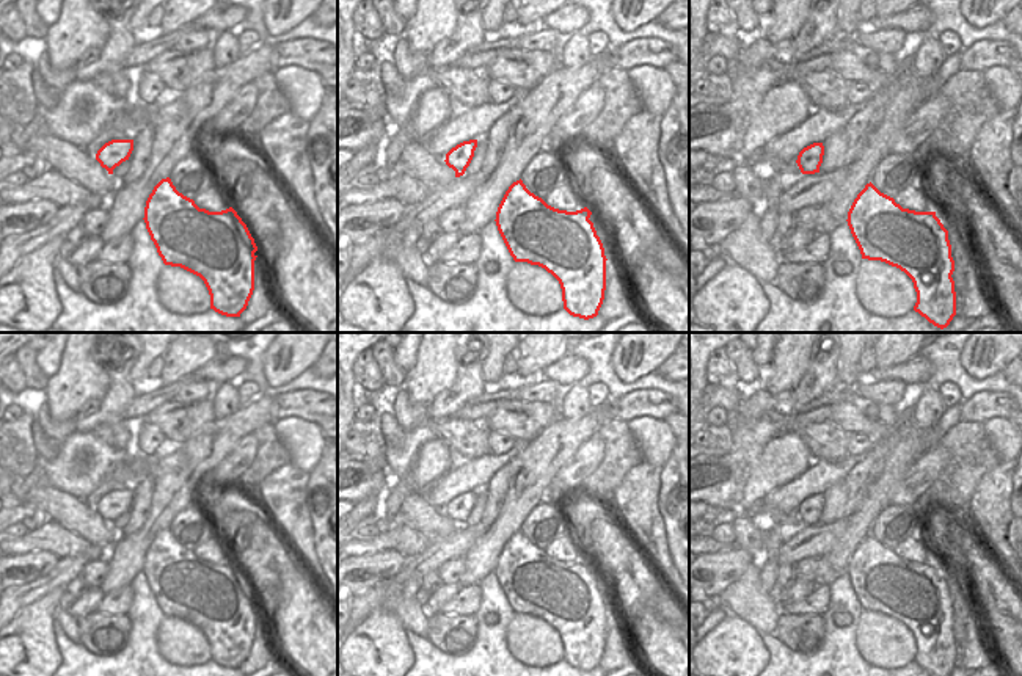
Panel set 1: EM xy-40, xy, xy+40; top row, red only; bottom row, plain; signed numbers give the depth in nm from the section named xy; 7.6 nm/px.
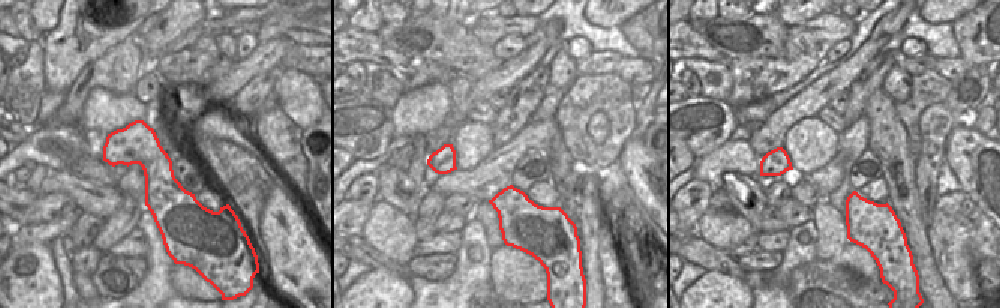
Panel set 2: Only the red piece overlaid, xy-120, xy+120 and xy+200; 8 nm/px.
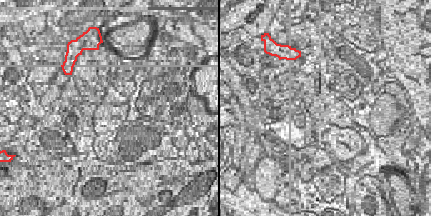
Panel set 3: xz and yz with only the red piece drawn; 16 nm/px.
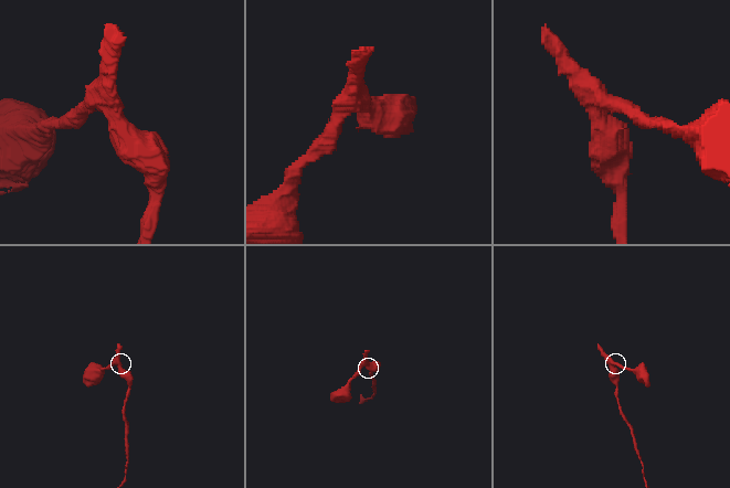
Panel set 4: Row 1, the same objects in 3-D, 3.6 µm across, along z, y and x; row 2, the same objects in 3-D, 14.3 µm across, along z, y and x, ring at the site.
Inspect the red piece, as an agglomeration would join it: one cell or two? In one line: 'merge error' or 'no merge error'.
no merge error

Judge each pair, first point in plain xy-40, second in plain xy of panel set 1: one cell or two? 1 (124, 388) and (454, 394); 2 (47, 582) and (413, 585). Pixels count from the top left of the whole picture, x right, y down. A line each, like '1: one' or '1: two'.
1: one
2: two

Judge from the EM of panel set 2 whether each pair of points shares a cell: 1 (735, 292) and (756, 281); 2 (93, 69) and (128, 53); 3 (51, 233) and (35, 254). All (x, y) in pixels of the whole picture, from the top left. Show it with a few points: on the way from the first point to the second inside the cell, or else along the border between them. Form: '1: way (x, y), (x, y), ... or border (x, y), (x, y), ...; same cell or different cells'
1: border (715, 272), (739, 278), (750, 290); different cells
2: way (102, 69), (111, 69), (119, 62); same cell
3: border (47, 242), (26, 242), (15, 248); different cells

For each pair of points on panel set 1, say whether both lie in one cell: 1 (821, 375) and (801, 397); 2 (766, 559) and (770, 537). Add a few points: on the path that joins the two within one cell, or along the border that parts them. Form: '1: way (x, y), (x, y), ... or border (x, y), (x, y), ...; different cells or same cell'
1: way (818, 380), (806, 392); same cell
2: way (768, 554), (770, 541); same cell

